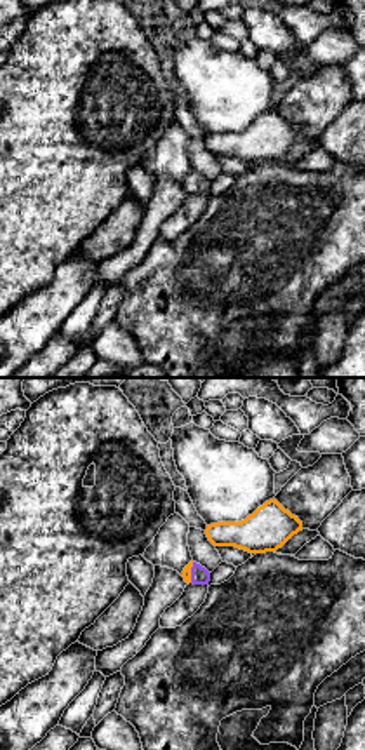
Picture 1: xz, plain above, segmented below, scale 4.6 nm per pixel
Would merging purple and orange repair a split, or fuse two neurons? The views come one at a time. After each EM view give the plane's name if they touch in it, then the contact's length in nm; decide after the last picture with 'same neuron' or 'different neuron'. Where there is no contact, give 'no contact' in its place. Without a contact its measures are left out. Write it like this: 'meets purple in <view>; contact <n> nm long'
meets purple in xz; contact 100 nm long

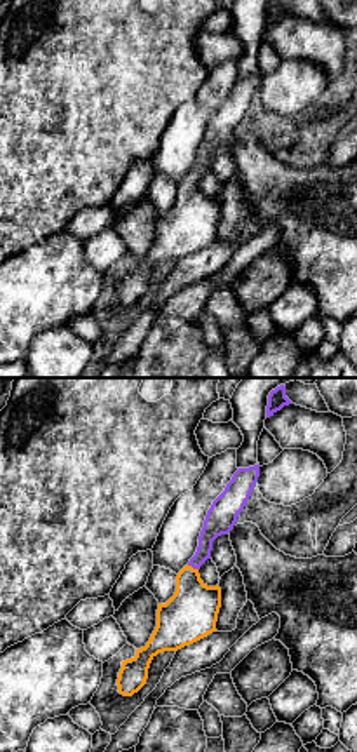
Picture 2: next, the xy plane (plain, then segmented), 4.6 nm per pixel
meets purple in xy; contact 50 nm long

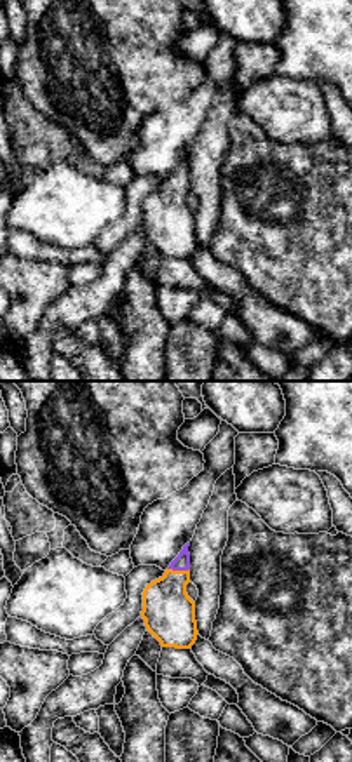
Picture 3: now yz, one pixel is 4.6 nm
meets purple in yz; contact 100 nm long

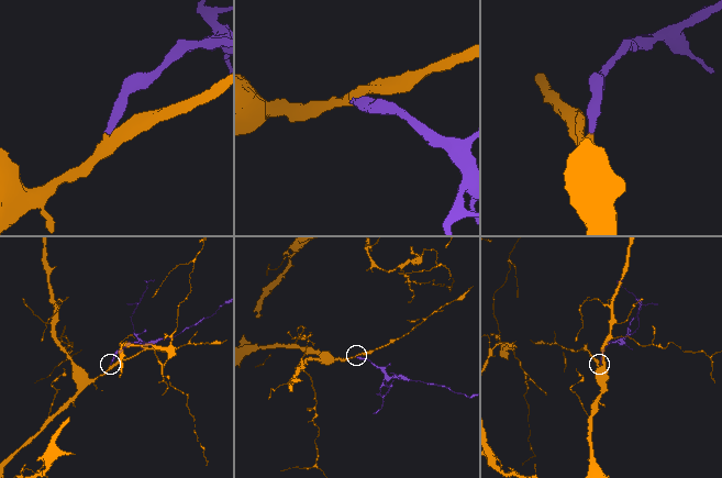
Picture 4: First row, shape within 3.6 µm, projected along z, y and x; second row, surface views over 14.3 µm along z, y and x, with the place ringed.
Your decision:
same neuron

